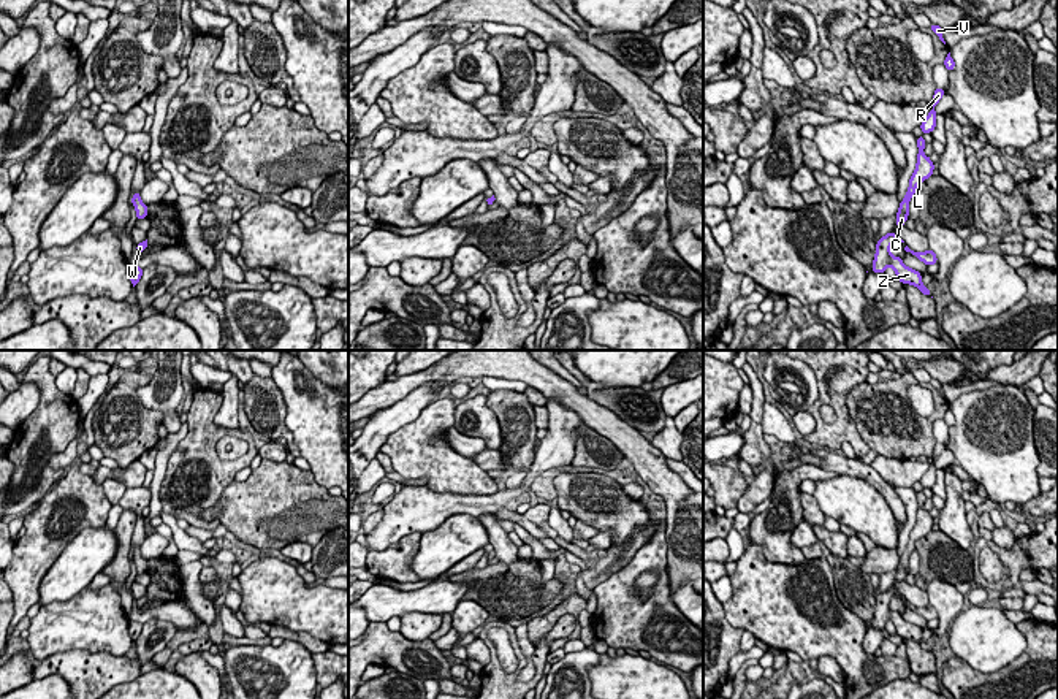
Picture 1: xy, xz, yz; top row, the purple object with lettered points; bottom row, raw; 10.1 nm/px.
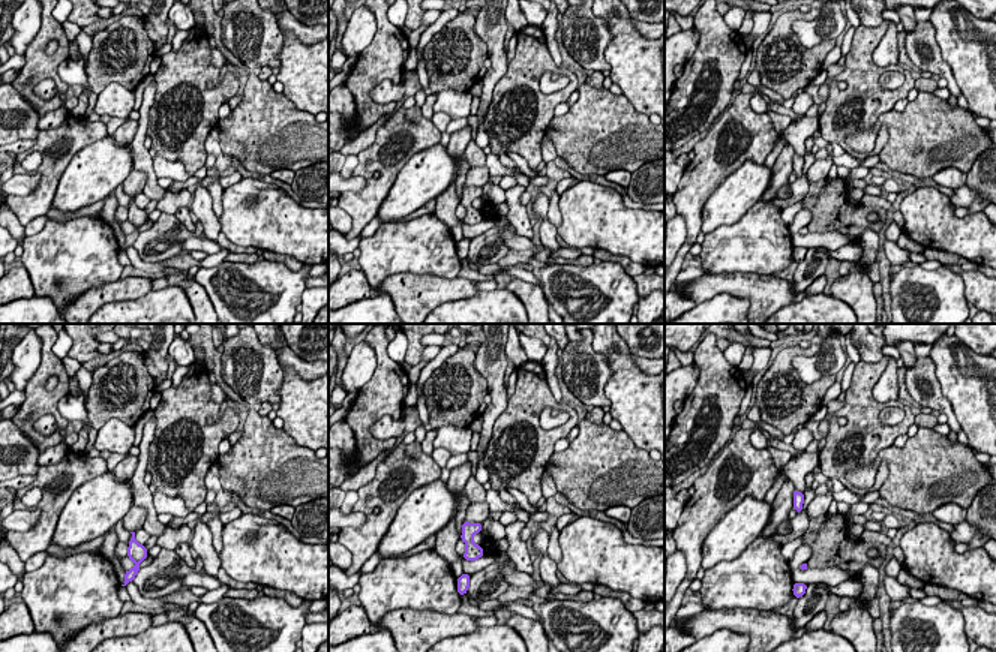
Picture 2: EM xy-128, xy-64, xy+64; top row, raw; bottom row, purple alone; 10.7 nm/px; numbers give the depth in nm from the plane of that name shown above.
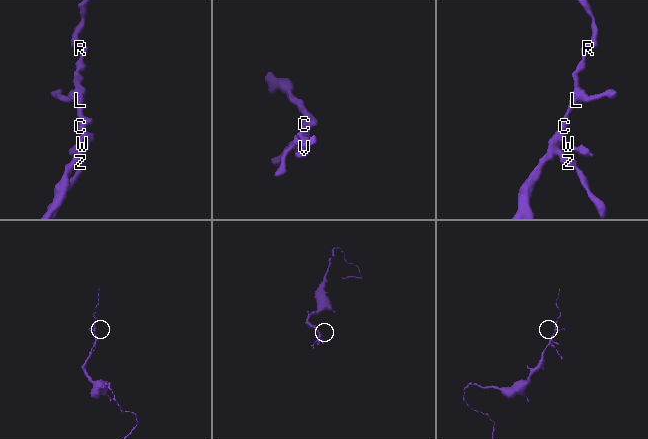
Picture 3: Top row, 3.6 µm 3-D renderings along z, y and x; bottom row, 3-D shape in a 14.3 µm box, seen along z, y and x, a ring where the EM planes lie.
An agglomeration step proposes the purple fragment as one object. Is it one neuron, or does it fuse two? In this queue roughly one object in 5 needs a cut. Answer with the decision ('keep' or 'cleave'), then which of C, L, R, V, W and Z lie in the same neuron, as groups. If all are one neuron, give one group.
keep | C L R V W Z

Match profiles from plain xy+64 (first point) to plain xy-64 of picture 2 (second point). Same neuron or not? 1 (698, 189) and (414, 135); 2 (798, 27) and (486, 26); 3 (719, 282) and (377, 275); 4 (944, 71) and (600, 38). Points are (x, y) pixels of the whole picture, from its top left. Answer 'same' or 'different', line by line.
1: same
2: same
3: different
4: same

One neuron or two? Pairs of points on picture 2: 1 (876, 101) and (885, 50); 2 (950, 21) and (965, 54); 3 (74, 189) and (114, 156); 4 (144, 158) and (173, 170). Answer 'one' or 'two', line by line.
1: two
2: one
3: one
4: two

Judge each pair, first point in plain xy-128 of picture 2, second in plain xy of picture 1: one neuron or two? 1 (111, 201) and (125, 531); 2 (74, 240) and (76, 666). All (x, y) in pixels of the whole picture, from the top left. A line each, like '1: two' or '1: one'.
1: one
2: two

